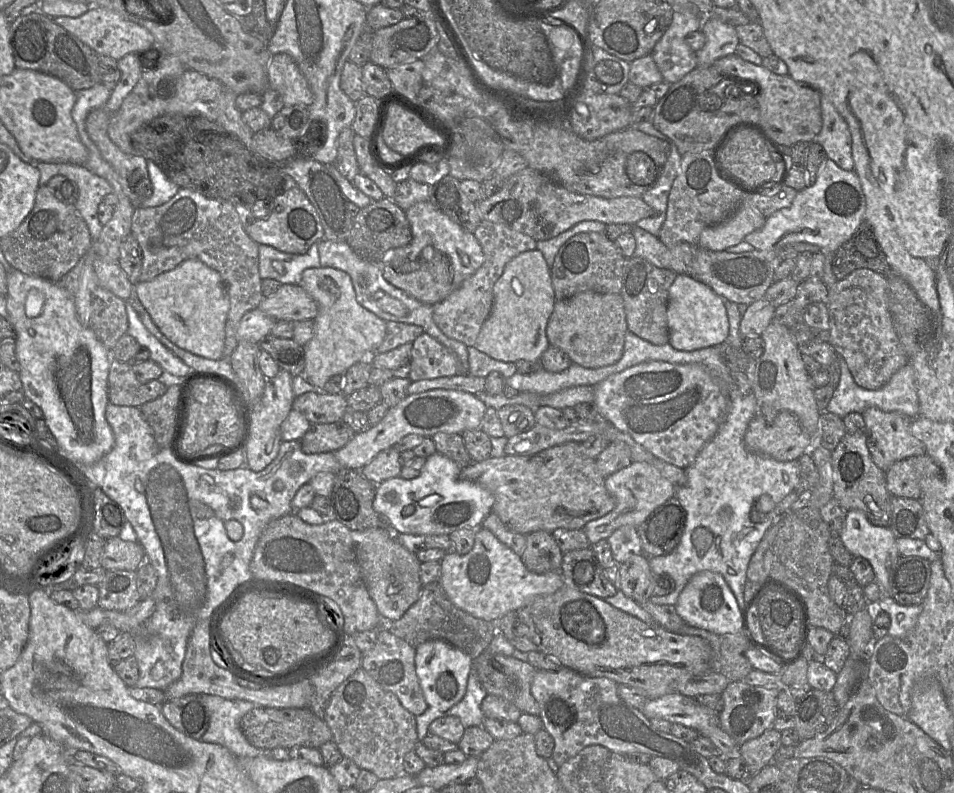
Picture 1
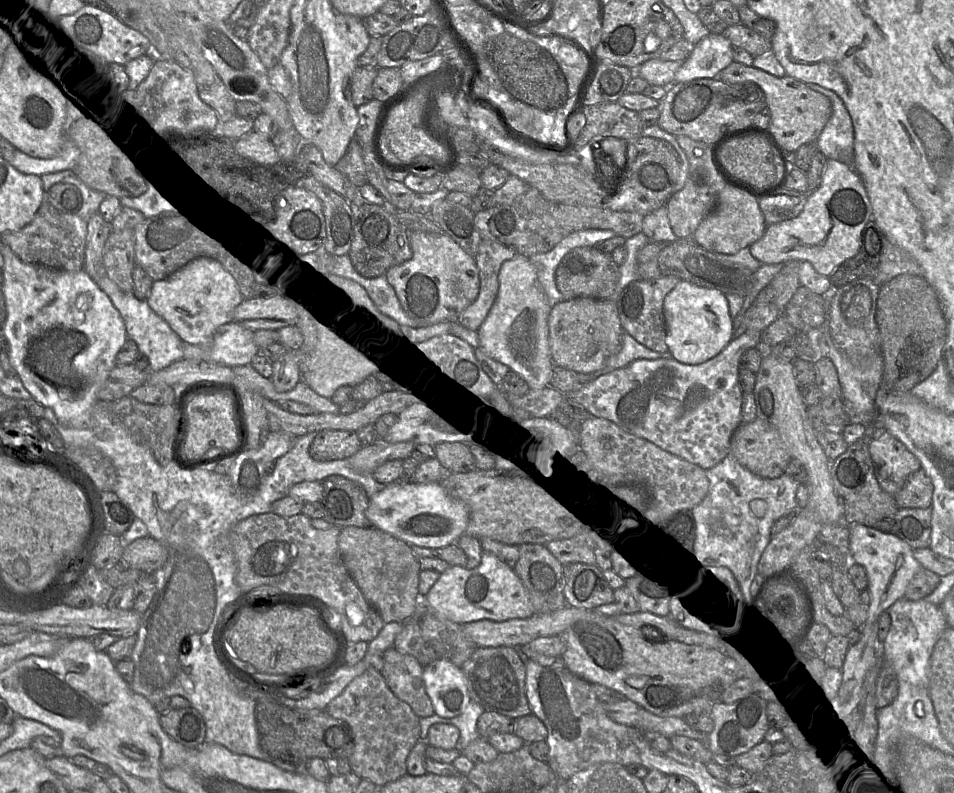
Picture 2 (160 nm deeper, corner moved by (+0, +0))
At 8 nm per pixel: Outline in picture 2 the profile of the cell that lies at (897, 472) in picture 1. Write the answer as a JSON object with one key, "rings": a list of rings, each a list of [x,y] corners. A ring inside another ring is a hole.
{"rings":[[[920,468],[909,476],[895,499],[899,508],[928,508],[932,506],[933,492],[931,478]]]}

